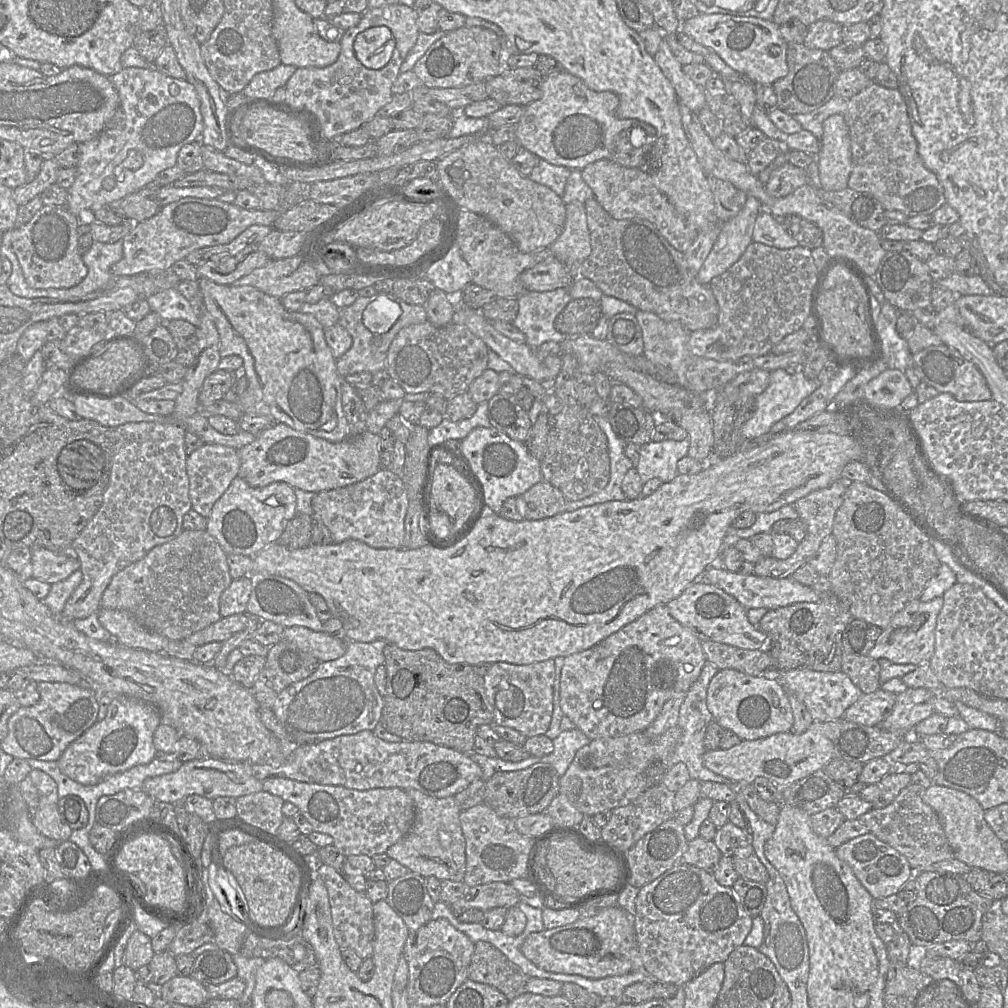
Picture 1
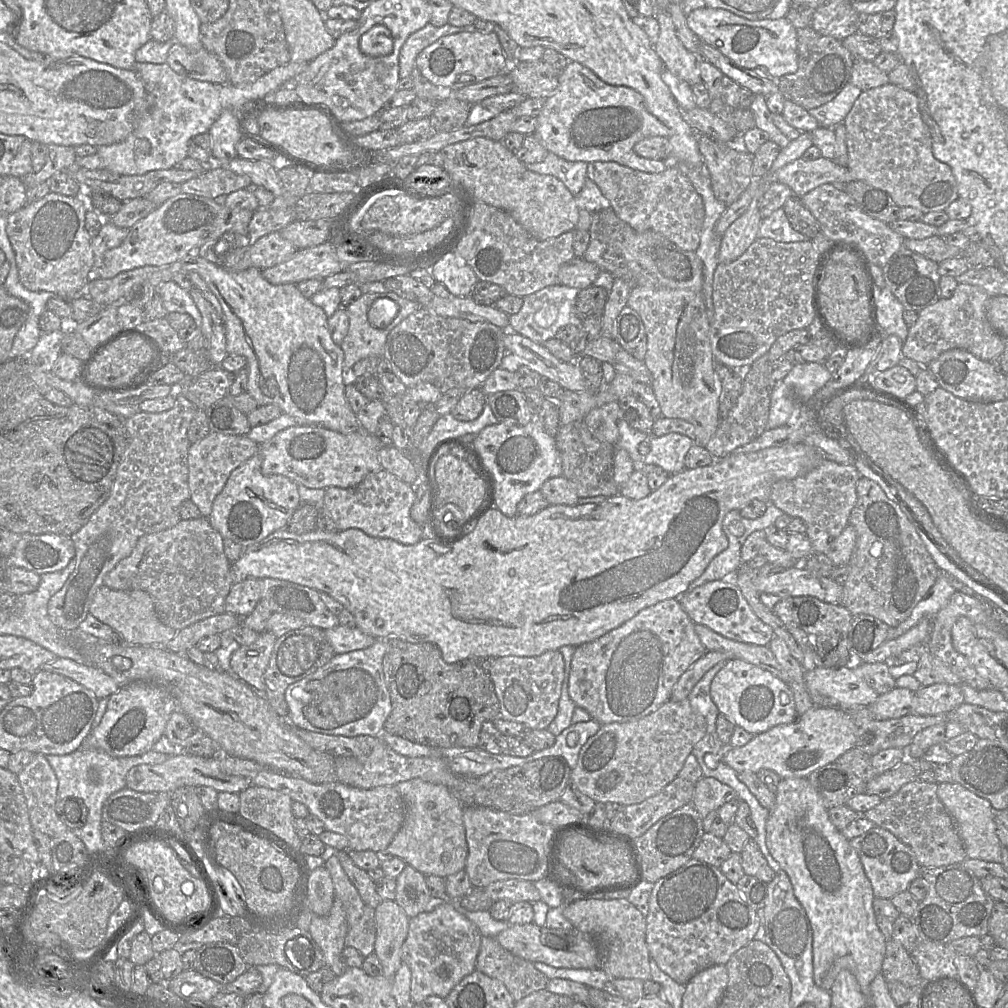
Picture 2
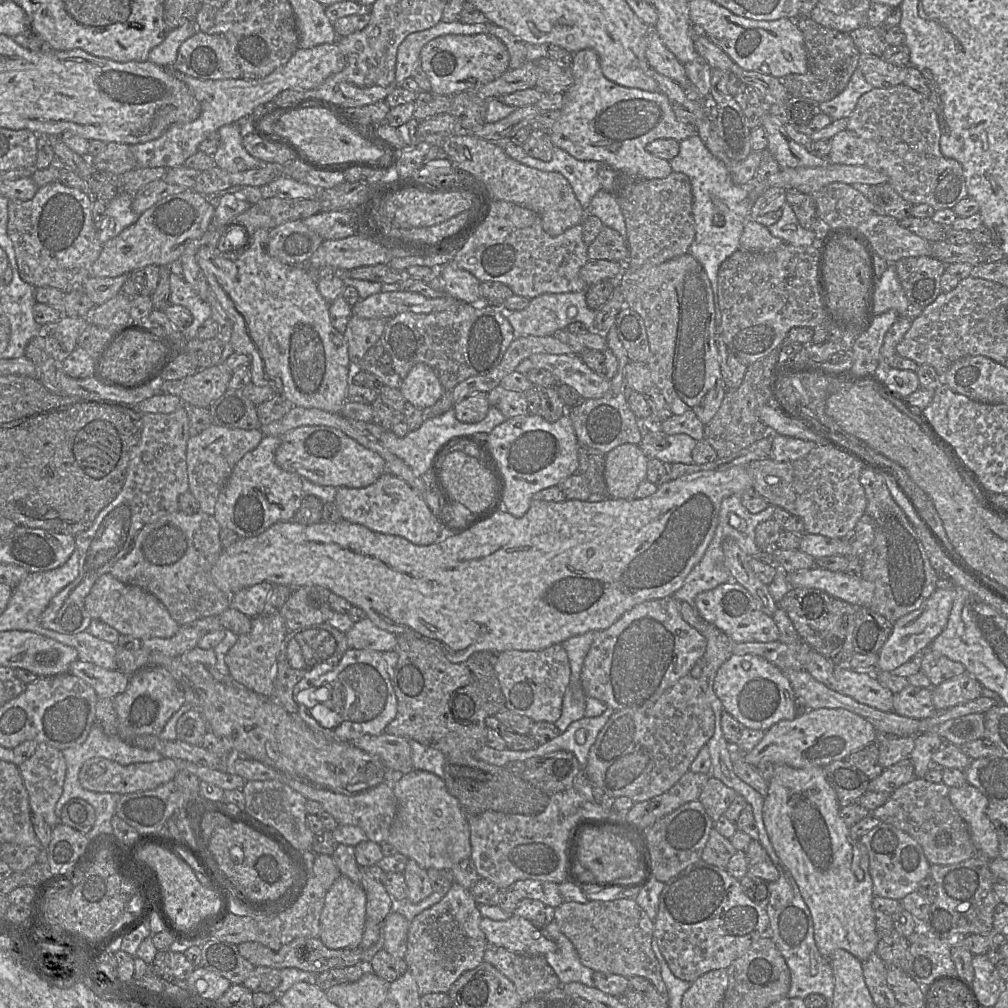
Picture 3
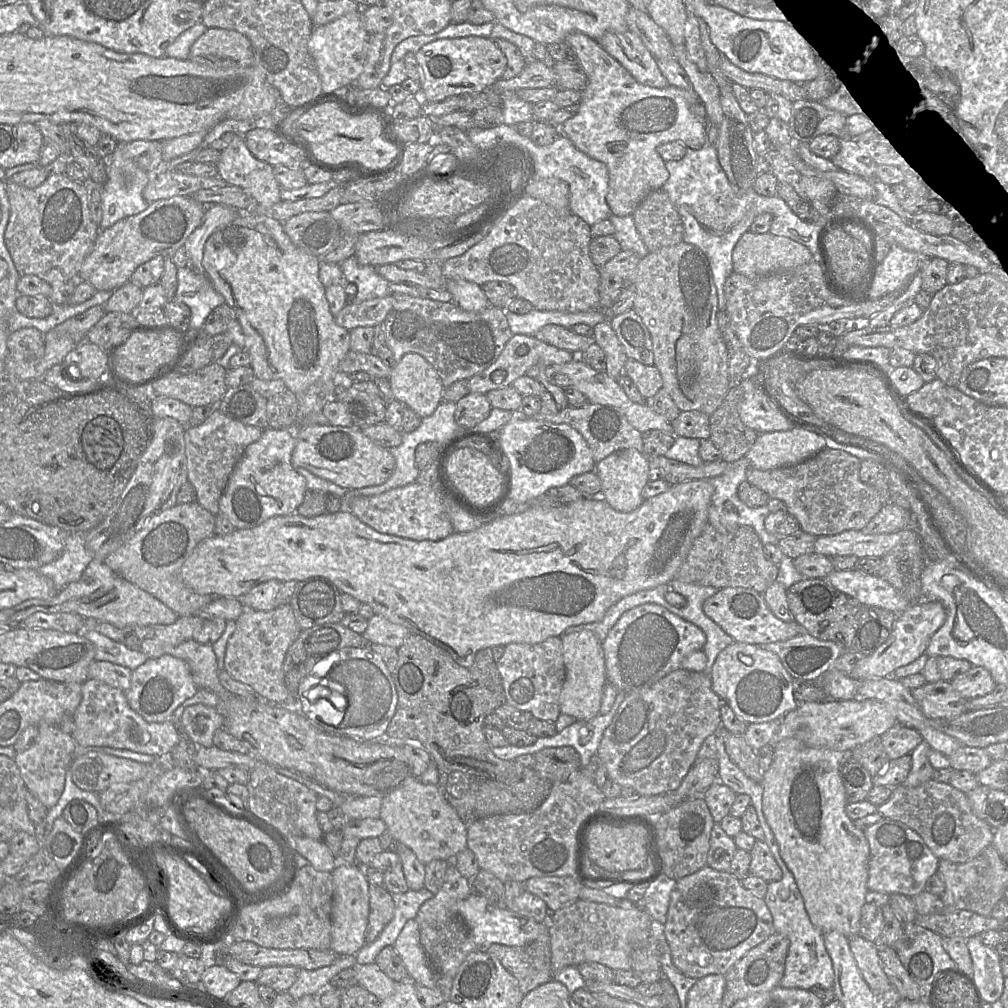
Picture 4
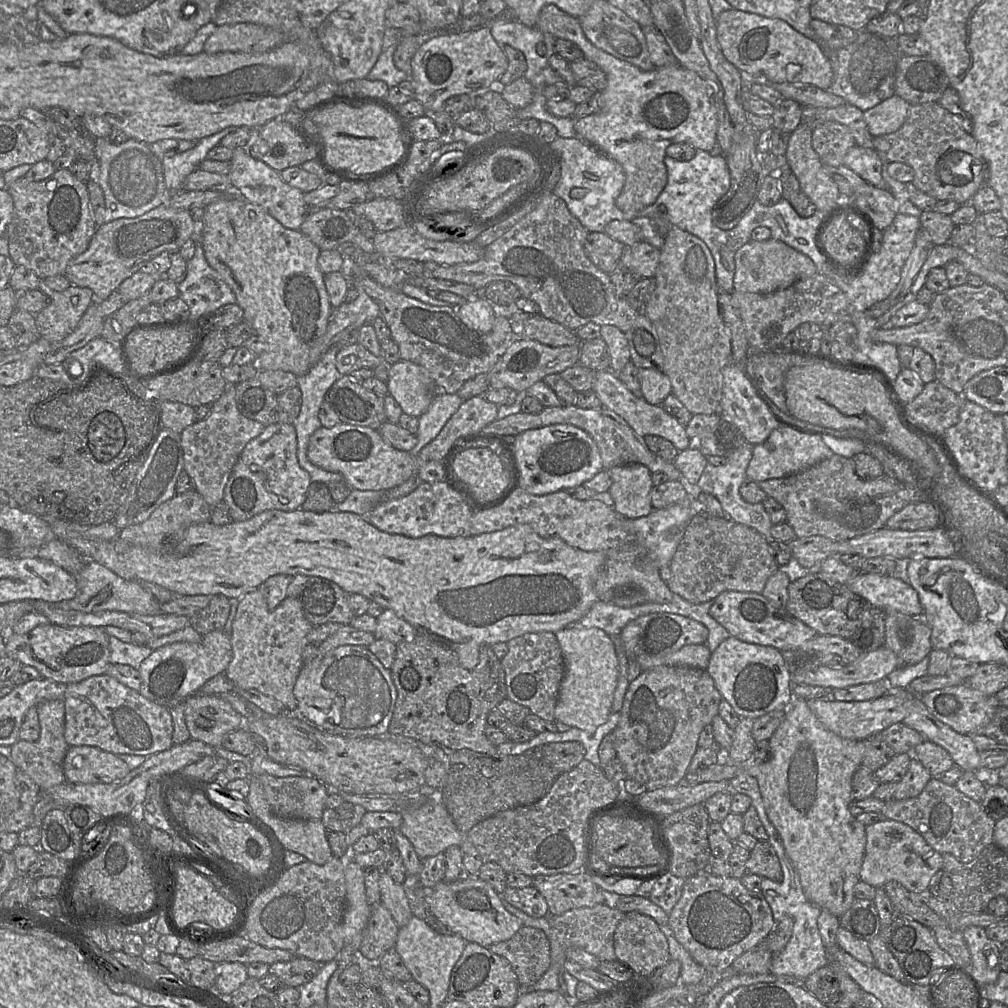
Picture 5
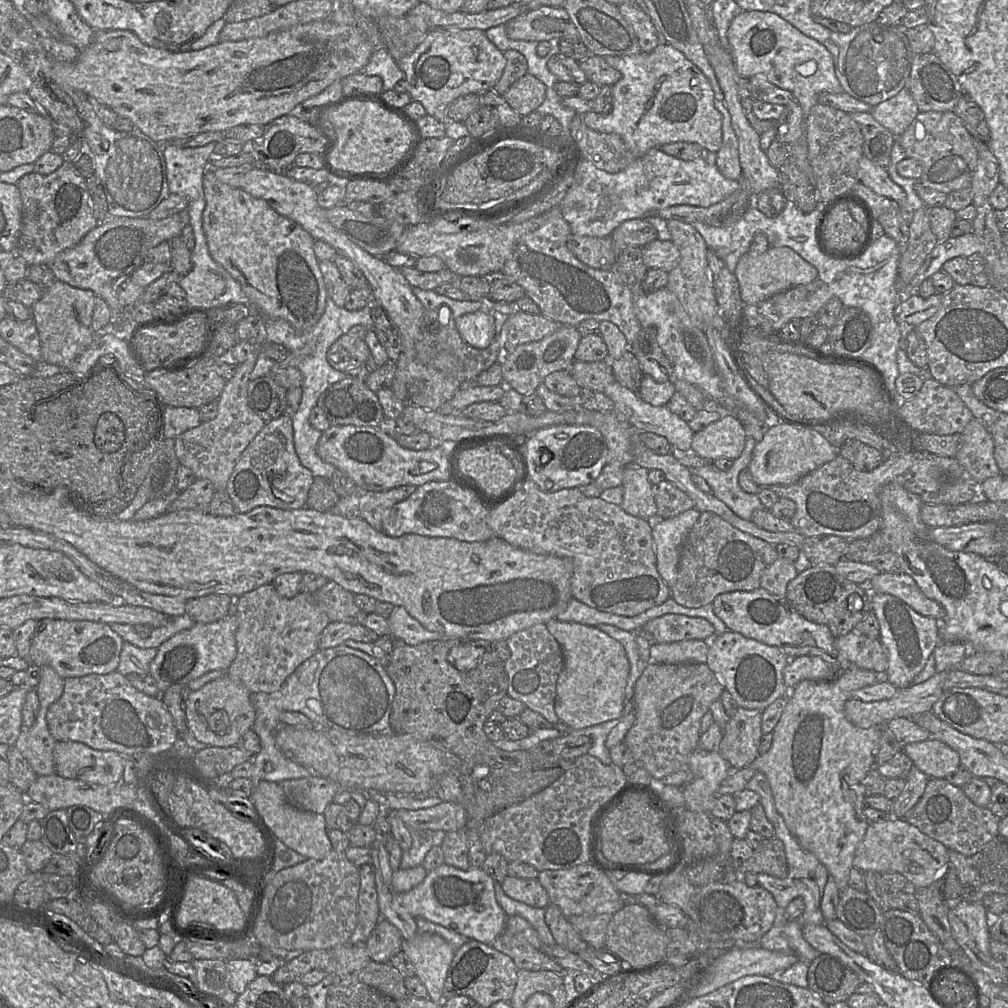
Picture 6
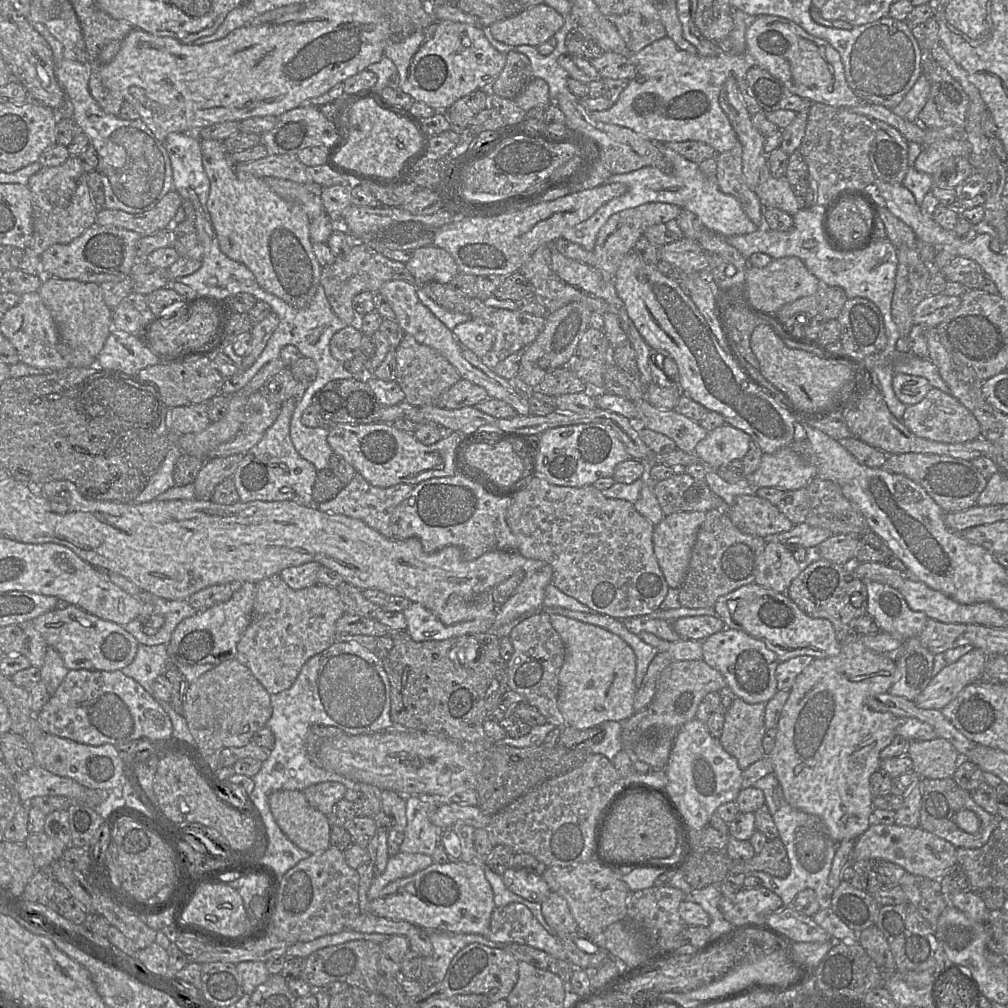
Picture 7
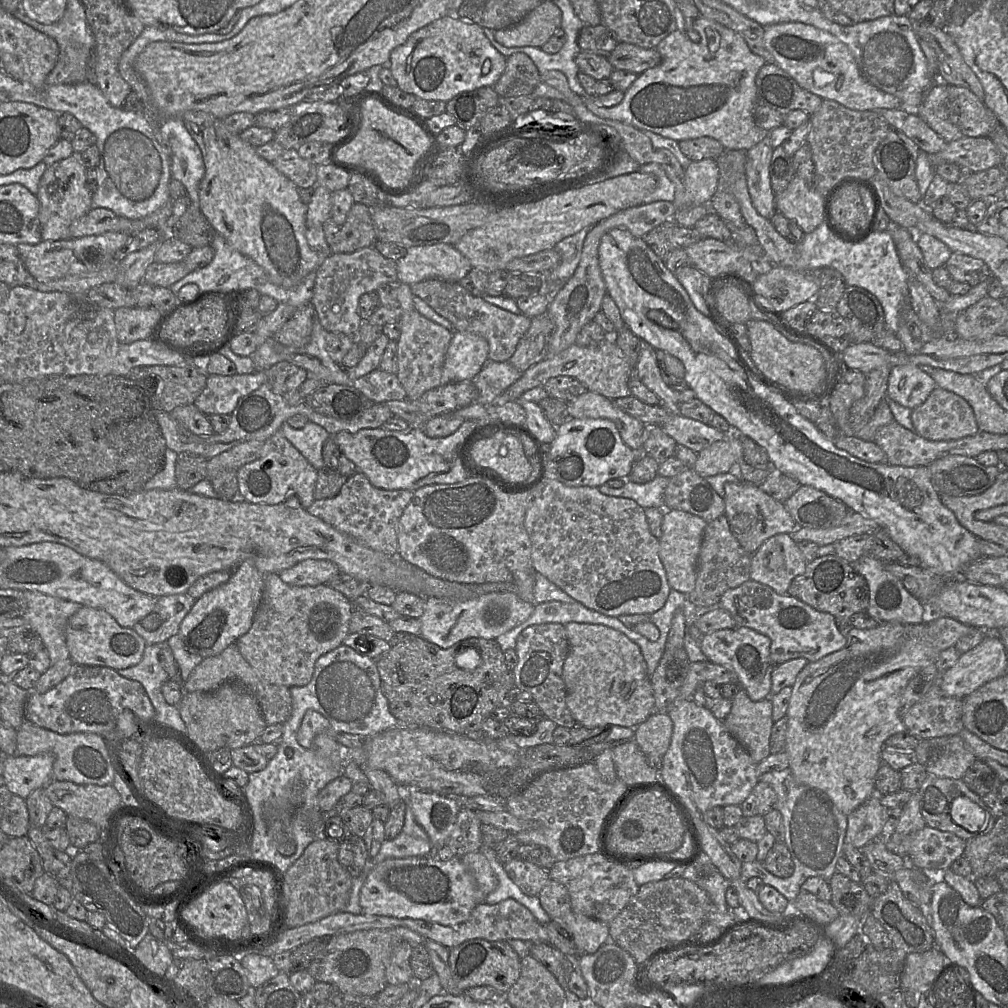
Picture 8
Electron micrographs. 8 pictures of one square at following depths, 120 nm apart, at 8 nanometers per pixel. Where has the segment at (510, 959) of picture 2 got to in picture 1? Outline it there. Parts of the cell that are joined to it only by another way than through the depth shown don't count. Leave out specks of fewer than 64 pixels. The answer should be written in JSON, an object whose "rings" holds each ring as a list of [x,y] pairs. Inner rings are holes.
{"rings":[[[478,941],[475,943],[475,950],[468,968],[468,979],[488,984],[502,992],[508,1001],[526,992],[526,984],[530,976],[522,969],[511,962],[500,950],[489,942]]]}

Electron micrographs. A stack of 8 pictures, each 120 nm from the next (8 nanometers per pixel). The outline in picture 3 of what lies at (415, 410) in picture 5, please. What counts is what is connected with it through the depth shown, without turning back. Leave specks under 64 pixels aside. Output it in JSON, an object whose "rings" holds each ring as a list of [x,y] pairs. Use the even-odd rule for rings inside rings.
{"rings":[[[424,363],[412,367],[399,390],[408,402],[423,410],[433,406],[445,391],[435,371]]]}

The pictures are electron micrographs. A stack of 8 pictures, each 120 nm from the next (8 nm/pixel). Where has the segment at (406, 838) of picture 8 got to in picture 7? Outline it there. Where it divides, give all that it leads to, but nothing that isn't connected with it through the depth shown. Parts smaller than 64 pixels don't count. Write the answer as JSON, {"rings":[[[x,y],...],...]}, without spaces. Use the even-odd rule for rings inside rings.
{"rings":[[[404,853],[389,857],[385,871],[374,877],[368,890],[368,899],[371,902],[389,883],[411,876],[418,871],[429,867],[433,862],[432,856],[421,853]]]}

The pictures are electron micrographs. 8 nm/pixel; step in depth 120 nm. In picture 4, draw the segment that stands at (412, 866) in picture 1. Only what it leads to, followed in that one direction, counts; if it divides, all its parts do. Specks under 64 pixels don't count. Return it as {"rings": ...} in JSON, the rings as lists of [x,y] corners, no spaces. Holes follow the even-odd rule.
{"rings":[[[408,777],[398,787],[382,797],[380,818],[386,824],[386,831],[398,842],[411,849],[418,860],[425,865],[439,859],[452,862],[460,851],[467,848],[467,826],[456,810],[439,792],[437,785],[423,784],[417,777]]]}

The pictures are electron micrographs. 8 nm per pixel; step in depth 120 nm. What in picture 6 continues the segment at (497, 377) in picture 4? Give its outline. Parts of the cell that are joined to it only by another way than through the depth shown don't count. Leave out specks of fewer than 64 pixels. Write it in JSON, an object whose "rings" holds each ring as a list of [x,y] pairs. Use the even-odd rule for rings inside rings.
{"rings":[[[560,325],[556,331],[543,339],[522,344],[512,352],[504,353],[500,361],[503,383],[522,396],[534,393],[546,376],[570,369],[580,338],[576,327]]]}

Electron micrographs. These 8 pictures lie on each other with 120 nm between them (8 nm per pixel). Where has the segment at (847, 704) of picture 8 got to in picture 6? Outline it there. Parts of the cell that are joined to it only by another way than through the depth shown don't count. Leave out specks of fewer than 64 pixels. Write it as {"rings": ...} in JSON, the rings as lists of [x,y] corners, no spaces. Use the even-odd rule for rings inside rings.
{"rings":[[[848,665],[833,680],[828,681],[803,680],[799,682],[795,687],[790,688],[788,703],[782,713],[782,716],[780,717],[780,720],[778,721],[777,725],[775,726],[772,732],[773,739],[771,748],[767,753],[759,755],[749,765],[749,767],[753,768],[757,772],[765,774],[771,786],[776,809],[783,817],[787,828],[789,829],[791,834],[797,839],[800,845],[805,850],[814,854],[816,858],[826,867],[829,875],[834,879],[839,889],[839,896],[840,890],[843,890],[846,887],[848,887],[849,873],[853,867],[852,862],[854,858],[854,853],[859,843],[865,836],[866,829],[869,824],[863,812],[865,808],[865,798],[867,797],[866,790],[863,785],[863,780],[866,777],[867,773],[873,767],[876,767],[875,756],[879,748],[880,733],[882,727],[885,727],[885,726],[873,726],[868,729],[862,729],[853,725],[845,717],[844,706],[846,702],[851,698],[852,691],[861,689],[866,686],[874,685],[880,682],[882,679],[882,675],[883,674],[877,674],[870,670],[861,669],[857,666]]]}

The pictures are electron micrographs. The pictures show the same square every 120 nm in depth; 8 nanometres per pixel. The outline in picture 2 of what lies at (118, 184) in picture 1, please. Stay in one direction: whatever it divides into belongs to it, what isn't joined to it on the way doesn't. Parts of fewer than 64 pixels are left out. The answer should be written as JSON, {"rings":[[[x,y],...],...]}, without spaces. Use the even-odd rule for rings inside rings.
{"rings":[[[290,61],[274,68],[252,83],[233,85],[190,79],[176,73],[167,63],[136,62],[131,70],[138,74],[145,89],[153,98],[153,106],[145,116],[139,119],[136,127],[123,141],[97,147],[103,169],[120,175],[143,175],[154,170],[173,168],[188,157],[189,141],[199,134],[208,132],[224,109],[236,111],[238,114],[246,102],[263,96],[272,96],[285,83],[298,78],[308,64],[307,61]],[[139,139],[149,141],[151,147],[148,154],[135,150],[135,142]]]}

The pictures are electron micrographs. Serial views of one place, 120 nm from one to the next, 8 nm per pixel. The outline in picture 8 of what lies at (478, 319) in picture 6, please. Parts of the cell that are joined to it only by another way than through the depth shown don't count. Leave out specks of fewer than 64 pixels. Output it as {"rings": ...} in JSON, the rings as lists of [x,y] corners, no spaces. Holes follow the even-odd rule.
{"rings":[[[454,331],[445,355],[445,383],[472,381],[488,361],[488,342],[481,336]]]}

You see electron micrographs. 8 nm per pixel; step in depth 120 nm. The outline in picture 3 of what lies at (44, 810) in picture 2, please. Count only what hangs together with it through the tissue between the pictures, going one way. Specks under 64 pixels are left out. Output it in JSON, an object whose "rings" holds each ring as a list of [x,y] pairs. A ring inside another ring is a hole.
{"rings":[[[45,743],[38,744],[34,754],[18,766],[24,786],[28,792],[32,814],[43,817],[51,827],[56,826],[59,819],[55,815],[55,806],[63,792],[66,775],[66,761],[62,751]]]}

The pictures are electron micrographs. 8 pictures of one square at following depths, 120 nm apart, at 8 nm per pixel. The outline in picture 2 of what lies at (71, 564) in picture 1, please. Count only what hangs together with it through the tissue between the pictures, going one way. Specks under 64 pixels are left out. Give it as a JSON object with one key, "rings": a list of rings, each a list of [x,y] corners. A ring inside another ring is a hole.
{"rings":[[[25,533],[3,562],[7,567],[20,567],[42,575],[62,570],[75,554],[70,536]]]}

